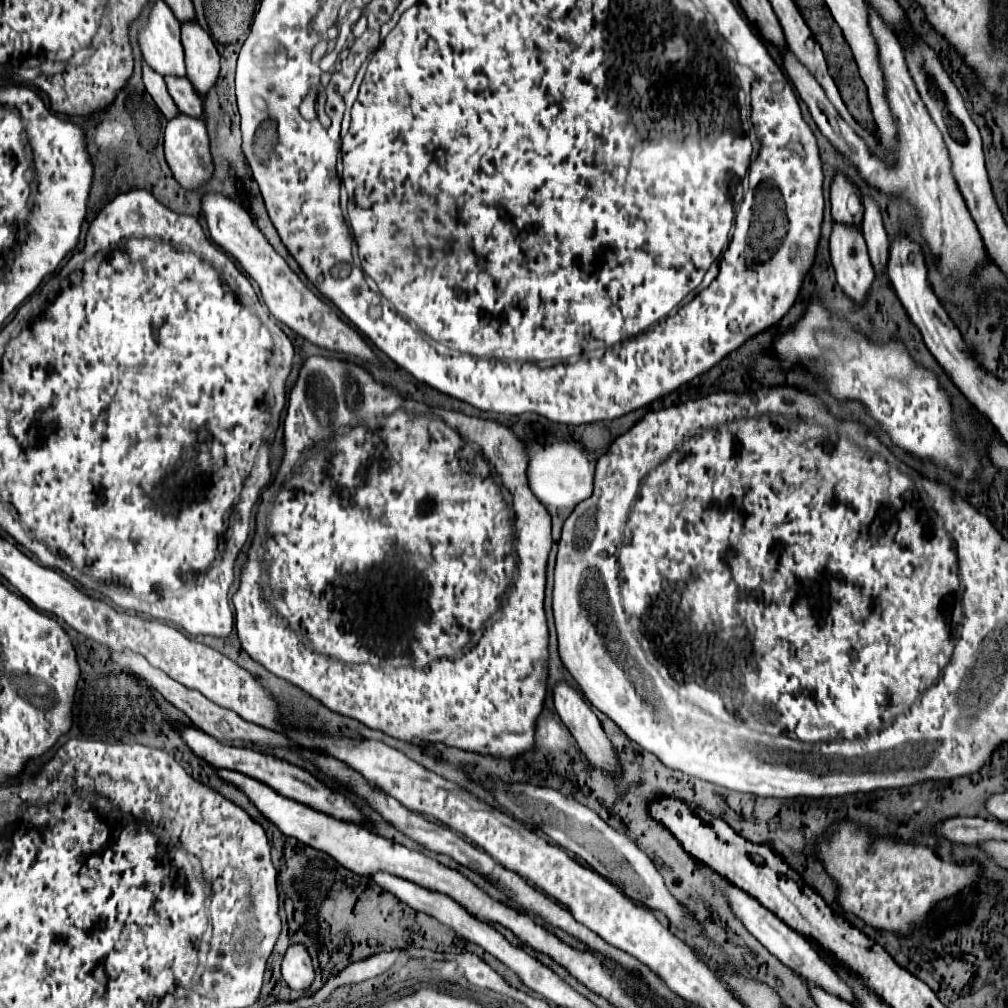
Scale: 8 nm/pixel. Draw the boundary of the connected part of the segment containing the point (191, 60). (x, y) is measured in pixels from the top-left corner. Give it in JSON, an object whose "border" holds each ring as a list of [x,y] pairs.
{"border":[[[197,22],[181,26],[181,40],[185,48],[187,78],[201,96],[207,96],[219,78],[219,52],[211,36]]]}

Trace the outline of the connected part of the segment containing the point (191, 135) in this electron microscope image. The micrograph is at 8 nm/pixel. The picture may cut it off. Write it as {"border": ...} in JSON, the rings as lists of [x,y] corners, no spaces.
{"border":[[[179,114],[177,118],[169,120],[165,128],[165,158],[181,188],[197,190],[203,184],[207,184],[213,178],[215,166],[209,152],[209,134],[205,122],[199,118],[191,118],[187,114]]]}

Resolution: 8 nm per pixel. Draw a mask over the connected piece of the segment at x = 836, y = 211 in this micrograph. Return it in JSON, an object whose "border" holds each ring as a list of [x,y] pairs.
{"border":[[[841,174],[835,176],[831,184],[831,214],[833,214],[833,222],[843,226],[861,226],[863,220],[861,194]]]}

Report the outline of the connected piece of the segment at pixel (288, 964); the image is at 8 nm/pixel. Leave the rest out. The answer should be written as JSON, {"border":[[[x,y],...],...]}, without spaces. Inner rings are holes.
{"border":[[[291,944],[287,948],[283,964],[281,964],[281,972],[283,972],[285,982],[293,990],[297,990],[297,992],[309,990],[315,972],[313,972],[311,956],[309,956],[305,944]]]}

